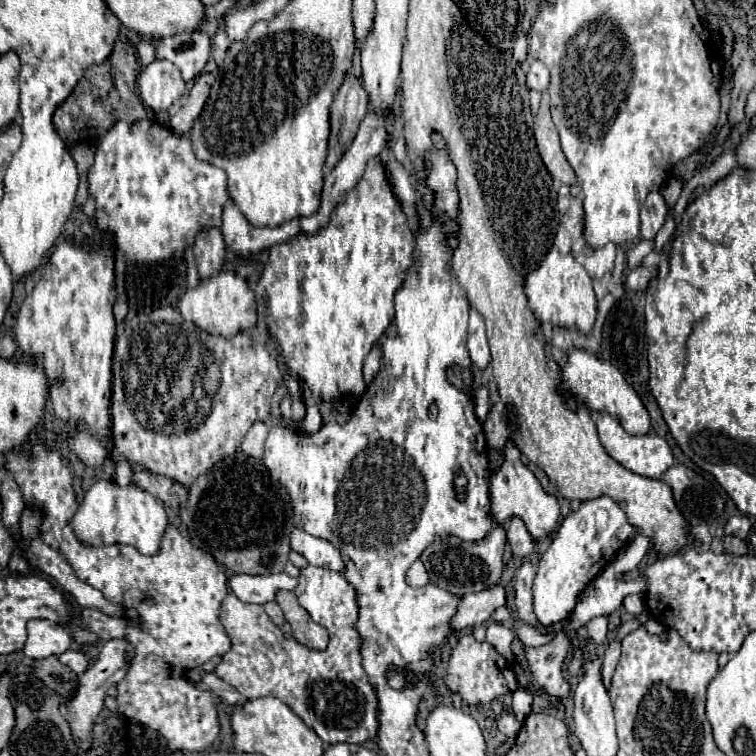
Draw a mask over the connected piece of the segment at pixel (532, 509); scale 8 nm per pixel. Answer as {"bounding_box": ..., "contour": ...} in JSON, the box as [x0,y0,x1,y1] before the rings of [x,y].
{"bounding_box":[489,443,559,543],"contour":[[[507,443],[507,447],[505,447],[503,467],[491,479],[489,495],[491,495],[491,511],[493,511],[495,520],[501,523],[513,516],[521,517],[535,543],[549,537],[557,529],[557,523],[559,523],[559,503],[557,503],[557,499],[543,491],[537,477],[521,463],[521,455],[511,443]]]}

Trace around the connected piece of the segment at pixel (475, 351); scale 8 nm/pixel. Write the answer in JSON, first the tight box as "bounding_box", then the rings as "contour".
{"bounding_box":[467,309,491,369],"contour":[[[471,309],[471,319],[469,319],[469,335],[467,335],[467,349],[471,353],[471,361],[475,367],[485,369],[491,355],[489,355],[489,345],[487,345],[487,335],[485,335],[485,323],[479,311]]]}

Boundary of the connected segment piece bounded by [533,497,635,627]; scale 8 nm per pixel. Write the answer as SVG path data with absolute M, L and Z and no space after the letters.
M597 497L581 503L559 527L549 549L541 555L533 583L533 611L543 627L569 619L579 595L607 567L615 553L635 537L635 527L627 523L623 509L609 497Z

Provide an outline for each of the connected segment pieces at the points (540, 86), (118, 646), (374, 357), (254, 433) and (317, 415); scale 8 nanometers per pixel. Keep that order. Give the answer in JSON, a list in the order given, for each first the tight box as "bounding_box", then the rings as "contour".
[{"bounding_box":[527,61,549,91],"contour":[[[533,61],[531,69],[527,73],[527,87],[535,89],[535,91],[545,91],[549,85],[549,71],[543,63]]]},{"bounding_box":[63,639,133,751],"contour":[[[113,639],[111,643],[105,643],[105,645],[101,647],[99,659],[95,661],[95,665],[91,665],[85,673],[79,675],[79,683],[77,683],[71,699],[67,699],[67,703],[65,703],[65,707],[63,707],[63,709],[65,709],[65,711],[63,711],[63,717],[67,719],[67,723],[69,723],[69,727],[71,727],[71,735],[73,735],[75,743],[77,743],[83,751],[87,751],[87,749],[91,747],[92,728],[99,715],[99,711],[103,709],[103,697],[107,695],[107,689],[109,689],[113,683],[117,683],[117,681],[121,681],[121,679],[125,677],[127,667],[129,667],[129,661],[131,661],[131,655],[133,655],[131,645],[129,645],[127,641],[123,641],[123,639]]]},{"bounding_box":[363,347,381,385],"contour":[[[377,347],[365,357],[365,363],[363,363],[363,379],[365,379],[367,385],[375,379],[377,371],[379,371],[379,359],[381,359],[381,351]]]},{"bounding_box":[241,423,269,459],"contour":[[[255,423],[249,429],[249,433],[247,433],[247,437],[245,437],[243,445],[241,445],[243,453],[249,455],[249,457],[253,457],[253,459],[261,459],[263,451],[265,451],[267,433],[269,433],[269,425],[267,423]]]},{"bounding_box":[299,406,323,434],"contour":[[[310,406],[306,409],[304,419],[299,423],[299,428],[307,434],[316,433],[323,425],[323,418],[317,406]]]}]

